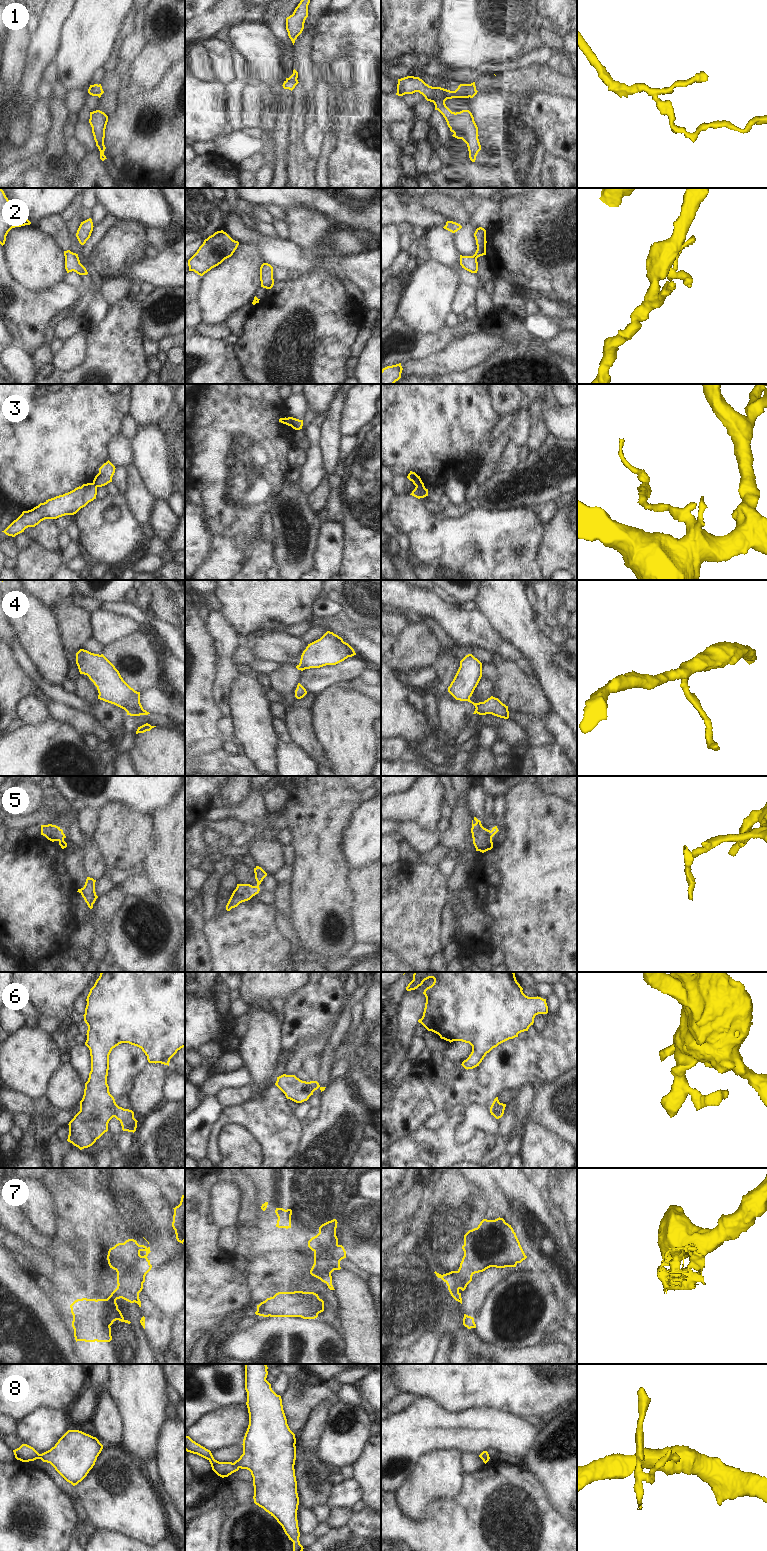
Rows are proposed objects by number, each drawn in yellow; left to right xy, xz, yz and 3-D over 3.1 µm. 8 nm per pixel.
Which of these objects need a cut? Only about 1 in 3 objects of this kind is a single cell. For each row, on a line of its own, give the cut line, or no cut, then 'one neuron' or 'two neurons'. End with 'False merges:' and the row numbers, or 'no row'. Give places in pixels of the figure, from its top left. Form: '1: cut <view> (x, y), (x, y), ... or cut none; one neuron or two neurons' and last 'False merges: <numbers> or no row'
1: cut none; one neuron
2: cut yz (473, 255), (476, 258); two neurons
3: cut xz (289, 417), (291, 425); two neurons
4: cut yz (469, 698), (467, 700); two neurons
5: cut xy (63, 833), (58, 840); two neurons
6: cut xy (117, 1105), (114, 1109), (114, 1116); two neurons
7: cut xz (338, 1245), (337, 1251), (333, 1256), (323, 1255), (314, 1250); two neurons
8: cut none; one neuron
False merges: 2, 3, 4, 5, 6, 7

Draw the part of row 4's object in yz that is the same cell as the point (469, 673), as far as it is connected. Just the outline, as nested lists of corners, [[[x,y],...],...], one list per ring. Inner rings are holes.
[[[472,654],[460,661],[460,667],[448,687],[448,692],[460,701],[468,701],[482,677],[482,663]]]

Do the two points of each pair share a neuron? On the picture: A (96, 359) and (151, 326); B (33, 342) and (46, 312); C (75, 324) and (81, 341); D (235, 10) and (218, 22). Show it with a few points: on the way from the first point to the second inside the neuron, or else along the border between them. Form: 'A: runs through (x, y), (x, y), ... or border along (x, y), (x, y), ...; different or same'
A: border along (141, 308), (140, 325), (144, 337); different
B: runs through (35, 335), (39, 330), (39, 319); same
C: border along (81, 330), (72, 334), (64, 342); different
D: runs through (231, 10), (222, 18); same

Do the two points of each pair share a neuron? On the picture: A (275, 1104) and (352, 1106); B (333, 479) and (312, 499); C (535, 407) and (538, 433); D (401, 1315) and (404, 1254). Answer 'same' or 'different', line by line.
A: different
B: same
C: same
D: same

